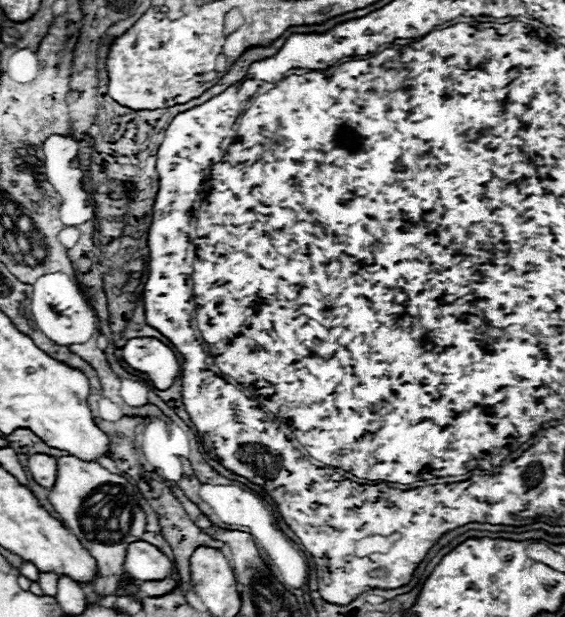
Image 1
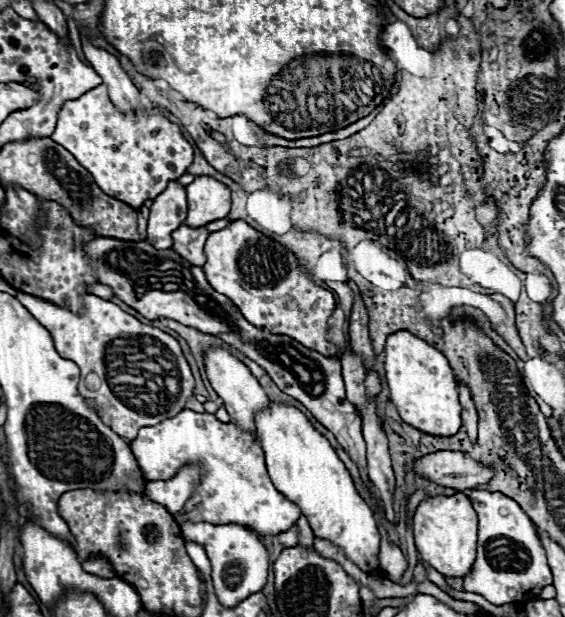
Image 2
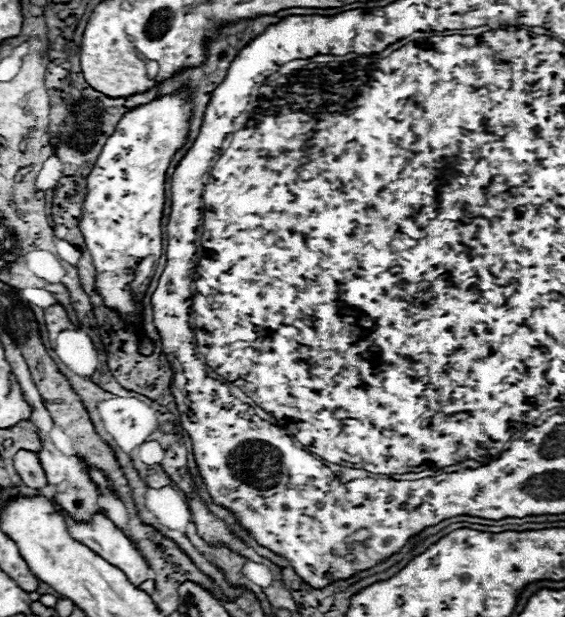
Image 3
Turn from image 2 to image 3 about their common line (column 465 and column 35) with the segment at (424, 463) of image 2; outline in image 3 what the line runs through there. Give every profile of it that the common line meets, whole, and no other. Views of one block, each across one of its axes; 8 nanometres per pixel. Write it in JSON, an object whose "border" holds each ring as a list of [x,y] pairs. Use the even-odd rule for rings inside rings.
{"border":[[[28,450],[16,452],[14,468],[26,486],[30,486],[34,490],[40,490],[46,486],[46,474],[44,474],[44,468],[42,468],[36,452],[28,452]]]}

